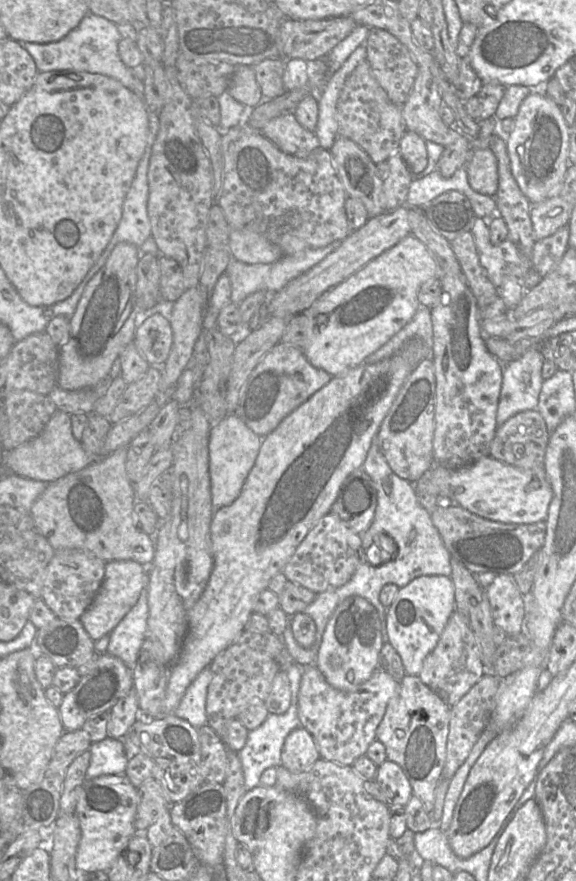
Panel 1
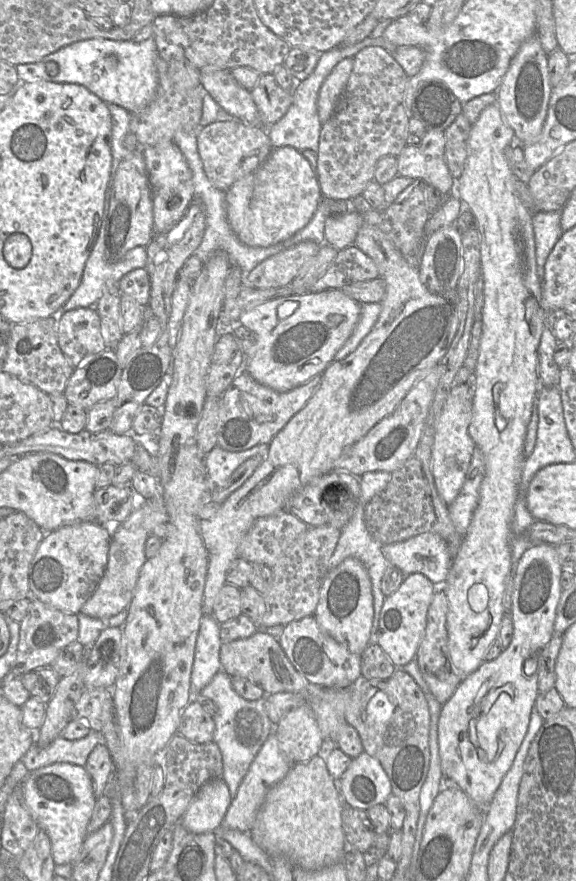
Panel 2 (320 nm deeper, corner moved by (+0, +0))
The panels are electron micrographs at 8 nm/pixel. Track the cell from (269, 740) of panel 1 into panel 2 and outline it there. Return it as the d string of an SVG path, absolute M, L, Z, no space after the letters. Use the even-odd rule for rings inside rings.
M223 670L201 690L200 696L211 699L217 706L217 712L213 716L215 722L213 741L221 751L222 779L228 785L233 799L261 746L272 733L275 733L276 724L272 723L267 715L265 697L254 701L241 697L233 688L232 676Z

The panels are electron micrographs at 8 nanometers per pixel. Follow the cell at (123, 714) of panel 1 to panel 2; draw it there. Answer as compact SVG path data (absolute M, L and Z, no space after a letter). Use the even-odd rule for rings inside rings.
M105 743L98 744L90 753L85 769L91 777L95 797L104 795L105 788L114 776L115 763Z

